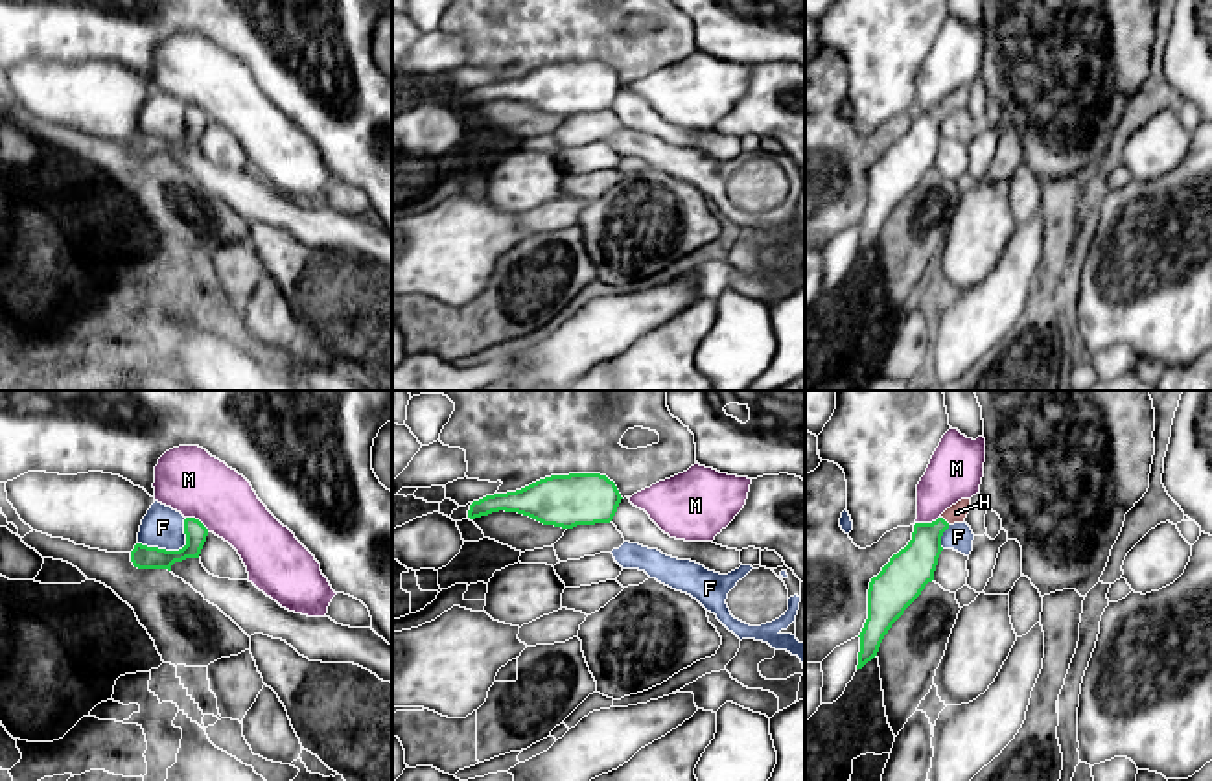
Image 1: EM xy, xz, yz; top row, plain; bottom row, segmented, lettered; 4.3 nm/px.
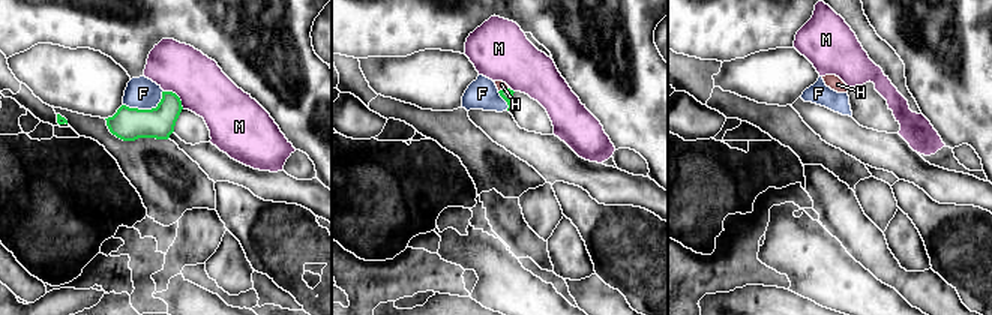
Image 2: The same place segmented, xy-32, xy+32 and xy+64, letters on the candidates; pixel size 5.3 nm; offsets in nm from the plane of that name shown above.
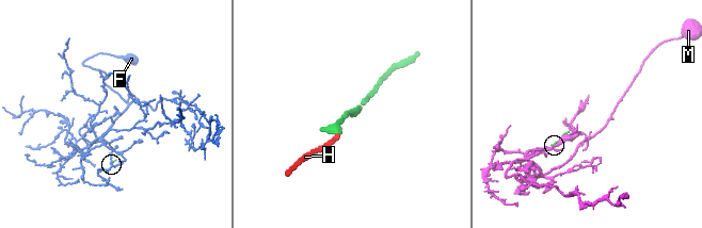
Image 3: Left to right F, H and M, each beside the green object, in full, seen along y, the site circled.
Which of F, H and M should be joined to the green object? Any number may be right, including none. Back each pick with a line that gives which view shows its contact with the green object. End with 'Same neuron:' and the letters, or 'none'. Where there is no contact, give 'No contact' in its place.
H: Touches green in yz
Same neuron: H

